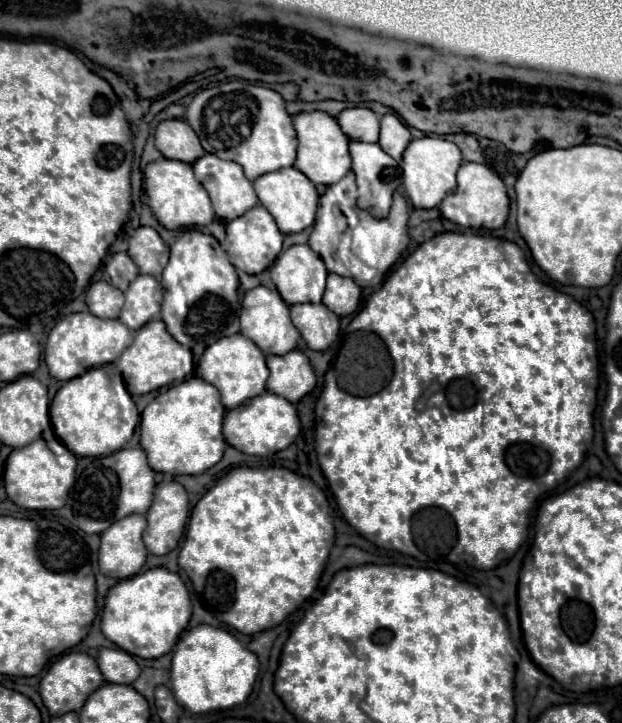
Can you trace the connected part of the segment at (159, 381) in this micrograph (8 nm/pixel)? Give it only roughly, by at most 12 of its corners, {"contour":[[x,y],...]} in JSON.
{"contour":[[161,320],[135,332],[117,360],[131,394],[181,382],[191,349]]}

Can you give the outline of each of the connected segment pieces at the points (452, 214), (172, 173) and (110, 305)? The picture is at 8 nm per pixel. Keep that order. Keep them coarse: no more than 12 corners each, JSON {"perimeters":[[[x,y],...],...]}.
{"perimeters":[[[463,162],[439,210],[459,226],[497,230],[507,220],[503,180]],[[179,160],[145,168],[161,226],[207,226],[209,194]],[[105,280],[93,282],[85,294],[97,318],[119,318],[123,292]]]}

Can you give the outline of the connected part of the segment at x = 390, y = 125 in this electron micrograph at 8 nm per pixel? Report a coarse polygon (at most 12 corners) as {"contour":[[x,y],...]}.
{"contour":[[395,114],[381,118],[381,148],[395,160],[411,142]]}

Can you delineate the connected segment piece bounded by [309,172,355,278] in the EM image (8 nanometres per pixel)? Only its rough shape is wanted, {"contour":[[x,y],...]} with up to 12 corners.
{"contour":[[355,174],[327,186],[319,198],[309,246],[329,272],[353,274],[337,256],[347,218],[337,188],[353,188]]}

